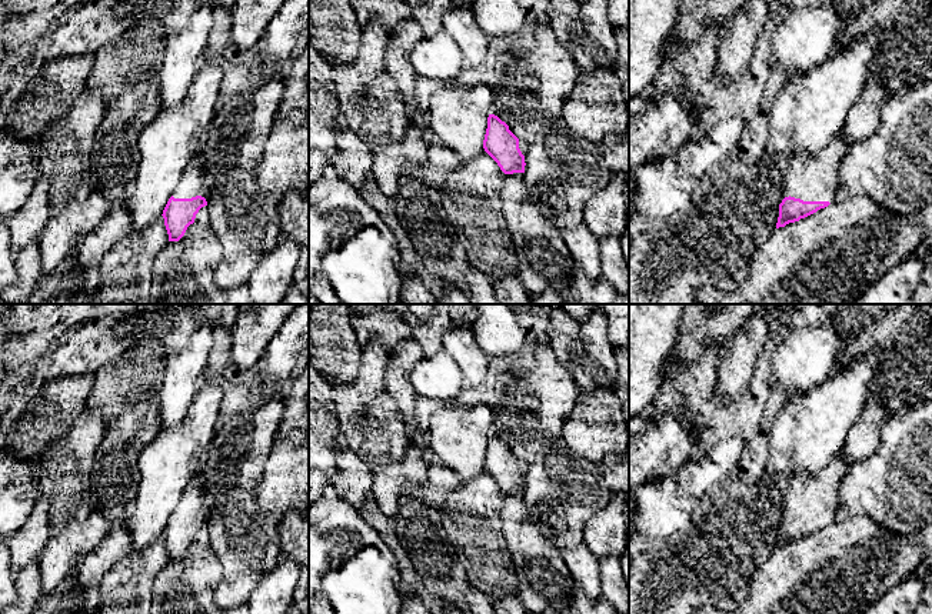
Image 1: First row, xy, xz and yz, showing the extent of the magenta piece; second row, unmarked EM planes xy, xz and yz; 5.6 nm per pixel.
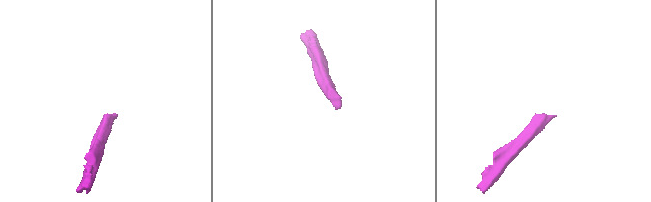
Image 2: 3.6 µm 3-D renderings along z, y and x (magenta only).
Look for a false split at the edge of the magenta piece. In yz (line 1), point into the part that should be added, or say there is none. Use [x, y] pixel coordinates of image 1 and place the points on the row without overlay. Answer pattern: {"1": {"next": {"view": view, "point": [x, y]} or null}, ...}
{"1": {"next": {"view": "yz", "point": [808, 497]}}}

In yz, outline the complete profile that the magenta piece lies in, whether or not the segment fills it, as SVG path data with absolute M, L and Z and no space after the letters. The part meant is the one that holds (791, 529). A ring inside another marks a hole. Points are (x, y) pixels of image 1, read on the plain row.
M839 454L818 474L799 473L789 480L783 493L788 513L779 524L776 548L799 541L838 518L839 483L849 467Z

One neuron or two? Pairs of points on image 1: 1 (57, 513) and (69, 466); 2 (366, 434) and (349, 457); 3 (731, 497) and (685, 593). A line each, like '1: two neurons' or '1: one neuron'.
1: one neuron
2: two neurons
3: one neuron

